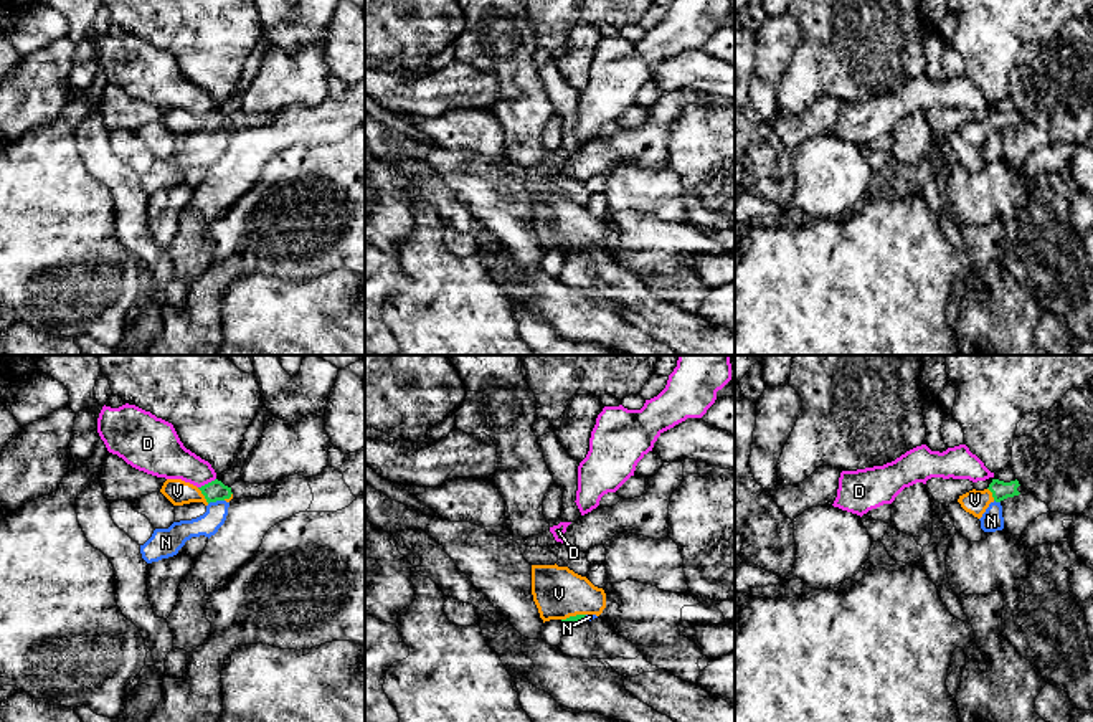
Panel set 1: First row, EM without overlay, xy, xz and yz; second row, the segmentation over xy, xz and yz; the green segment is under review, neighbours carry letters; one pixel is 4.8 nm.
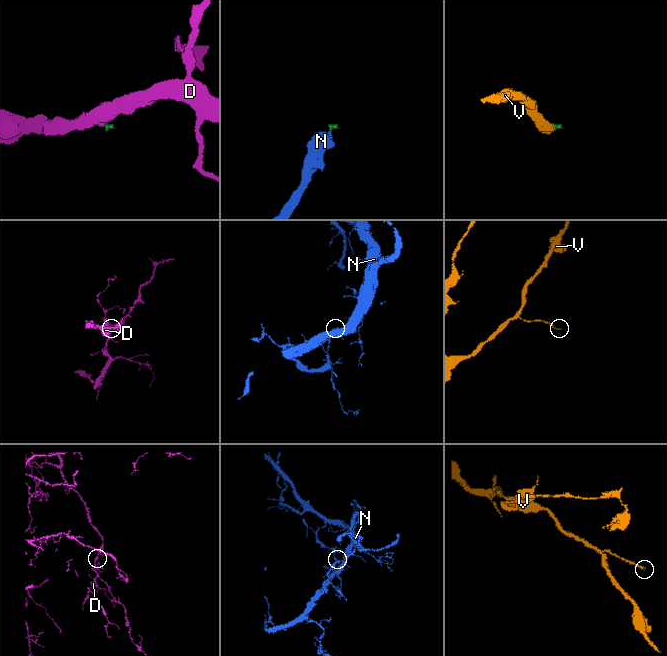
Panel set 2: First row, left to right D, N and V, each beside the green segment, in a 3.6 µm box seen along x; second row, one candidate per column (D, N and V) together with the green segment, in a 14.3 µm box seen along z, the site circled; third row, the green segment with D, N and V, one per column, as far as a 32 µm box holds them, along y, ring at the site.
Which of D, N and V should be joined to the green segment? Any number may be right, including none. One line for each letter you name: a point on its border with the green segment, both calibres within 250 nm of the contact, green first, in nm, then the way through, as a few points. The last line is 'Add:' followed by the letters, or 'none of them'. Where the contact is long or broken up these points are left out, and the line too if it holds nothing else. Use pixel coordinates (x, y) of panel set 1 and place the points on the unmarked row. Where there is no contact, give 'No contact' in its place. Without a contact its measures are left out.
V: Touches green at xy (203, 124). Thickness 100 nm (green) against 120 nm. Path across: xy (213, 121), (203, 124), (177, 121)
Add: V

